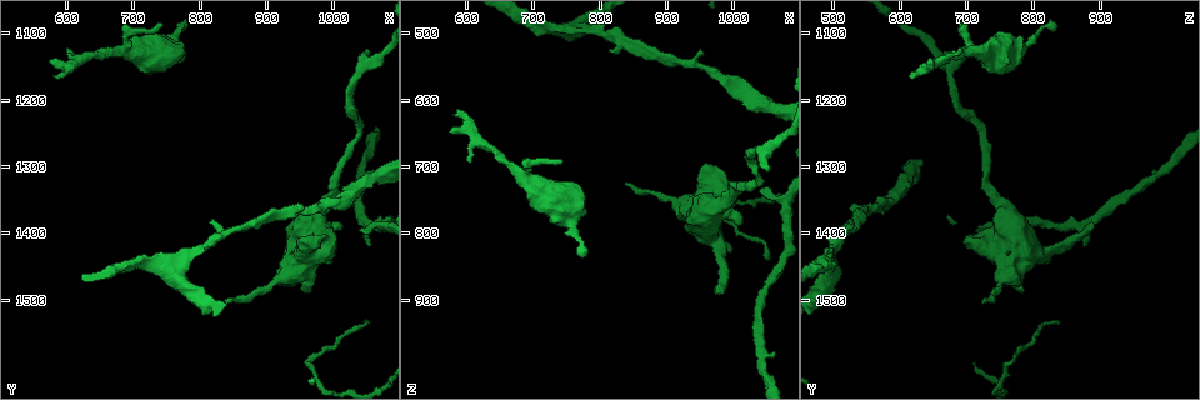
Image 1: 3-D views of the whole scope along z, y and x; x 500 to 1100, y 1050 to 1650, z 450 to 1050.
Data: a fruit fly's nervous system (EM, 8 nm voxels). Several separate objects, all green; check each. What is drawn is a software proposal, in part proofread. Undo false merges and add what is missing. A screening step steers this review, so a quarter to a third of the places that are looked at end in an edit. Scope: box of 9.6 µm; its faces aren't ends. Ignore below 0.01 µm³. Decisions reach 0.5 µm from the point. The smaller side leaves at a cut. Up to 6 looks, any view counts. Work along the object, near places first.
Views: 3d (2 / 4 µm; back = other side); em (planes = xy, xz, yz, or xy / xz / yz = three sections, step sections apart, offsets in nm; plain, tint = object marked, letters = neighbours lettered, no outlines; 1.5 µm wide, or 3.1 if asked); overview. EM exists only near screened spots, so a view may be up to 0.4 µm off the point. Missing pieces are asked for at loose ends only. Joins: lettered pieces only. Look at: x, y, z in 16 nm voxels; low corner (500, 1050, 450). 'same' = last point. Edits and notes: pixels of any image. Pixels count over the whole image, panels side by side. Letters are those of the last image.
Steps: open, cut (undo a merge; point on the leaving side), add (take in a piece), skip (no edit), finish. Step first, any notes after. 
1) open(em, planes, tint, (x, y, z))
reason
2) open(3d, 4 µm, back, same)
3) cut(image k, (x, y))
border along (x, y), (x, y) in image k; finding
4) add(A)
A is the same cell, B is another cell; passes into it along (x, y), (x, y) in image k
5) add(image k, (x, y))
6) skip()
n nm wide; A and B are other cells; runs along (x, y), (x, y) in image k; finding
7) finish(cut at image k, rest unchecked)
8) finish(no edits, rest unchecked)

open(em, xz, step 4, letters, (1055, 1130, 710))
free end

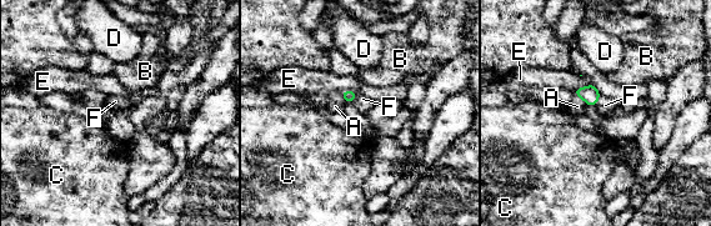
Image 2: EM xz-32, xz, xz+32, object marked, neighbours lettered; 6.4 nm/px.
open(em, planes, letters, same)
another direction

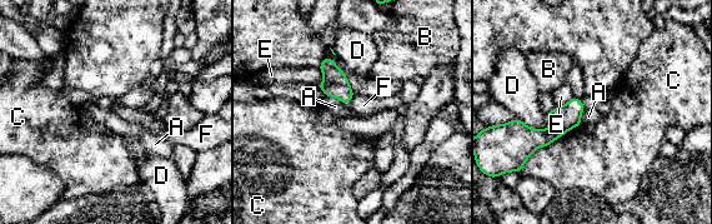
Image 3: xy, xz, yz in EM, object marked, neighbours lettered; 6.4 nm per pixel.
skip()
C touches over 460 nm; A, B, C, D, E and F are other cells; border along (326, 95), (349, 103) in image 3; none of them fits

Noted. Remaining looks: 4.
open(3d, 2 µm, (745, 1085, 690))
an open end

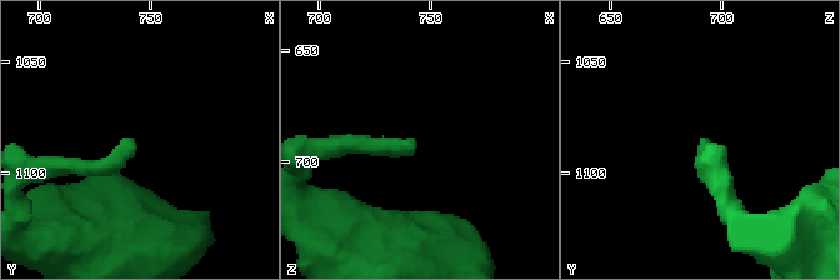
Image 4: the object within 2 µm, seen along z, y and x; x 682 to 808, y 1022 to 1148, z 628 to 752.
open(em, planes, letters, (744, 1088, 693))
now the EM

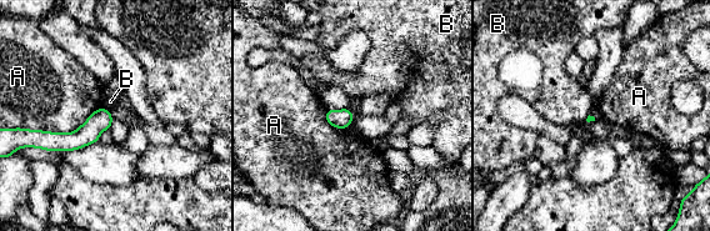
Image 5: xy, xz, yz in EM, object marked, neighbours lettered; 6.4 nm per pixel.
skip()
A and B are other cells; border along (103, 108), (110, 111) in image 5; none of them fits

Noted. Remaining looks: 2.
open(em, xz, step 8, letters, (1010, 1390, 785))
an open end

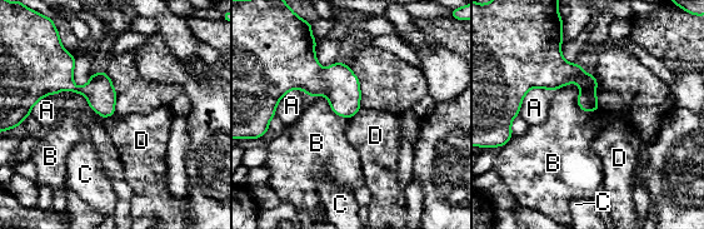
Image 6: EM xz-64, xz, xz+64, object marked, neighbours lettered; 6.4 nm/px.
open(em, planes, letters, same)
cut it another way

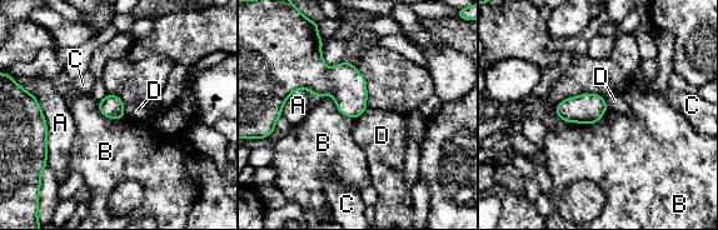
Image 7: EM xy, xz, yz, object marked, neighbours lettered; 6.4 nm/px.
skip()
140 nm wide; A, B, C and D are other cells; border along (123, 104), (123, 113), (125, 115) in image 7; none of them fits

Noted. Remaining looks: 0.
finish(no edits, rest unchecked)

